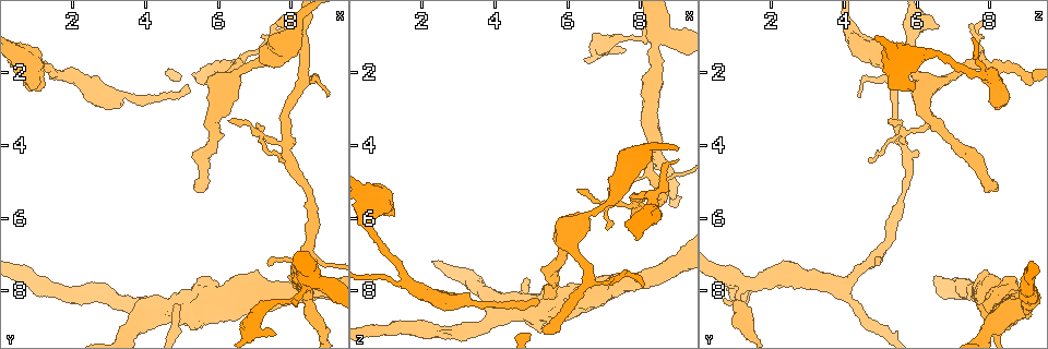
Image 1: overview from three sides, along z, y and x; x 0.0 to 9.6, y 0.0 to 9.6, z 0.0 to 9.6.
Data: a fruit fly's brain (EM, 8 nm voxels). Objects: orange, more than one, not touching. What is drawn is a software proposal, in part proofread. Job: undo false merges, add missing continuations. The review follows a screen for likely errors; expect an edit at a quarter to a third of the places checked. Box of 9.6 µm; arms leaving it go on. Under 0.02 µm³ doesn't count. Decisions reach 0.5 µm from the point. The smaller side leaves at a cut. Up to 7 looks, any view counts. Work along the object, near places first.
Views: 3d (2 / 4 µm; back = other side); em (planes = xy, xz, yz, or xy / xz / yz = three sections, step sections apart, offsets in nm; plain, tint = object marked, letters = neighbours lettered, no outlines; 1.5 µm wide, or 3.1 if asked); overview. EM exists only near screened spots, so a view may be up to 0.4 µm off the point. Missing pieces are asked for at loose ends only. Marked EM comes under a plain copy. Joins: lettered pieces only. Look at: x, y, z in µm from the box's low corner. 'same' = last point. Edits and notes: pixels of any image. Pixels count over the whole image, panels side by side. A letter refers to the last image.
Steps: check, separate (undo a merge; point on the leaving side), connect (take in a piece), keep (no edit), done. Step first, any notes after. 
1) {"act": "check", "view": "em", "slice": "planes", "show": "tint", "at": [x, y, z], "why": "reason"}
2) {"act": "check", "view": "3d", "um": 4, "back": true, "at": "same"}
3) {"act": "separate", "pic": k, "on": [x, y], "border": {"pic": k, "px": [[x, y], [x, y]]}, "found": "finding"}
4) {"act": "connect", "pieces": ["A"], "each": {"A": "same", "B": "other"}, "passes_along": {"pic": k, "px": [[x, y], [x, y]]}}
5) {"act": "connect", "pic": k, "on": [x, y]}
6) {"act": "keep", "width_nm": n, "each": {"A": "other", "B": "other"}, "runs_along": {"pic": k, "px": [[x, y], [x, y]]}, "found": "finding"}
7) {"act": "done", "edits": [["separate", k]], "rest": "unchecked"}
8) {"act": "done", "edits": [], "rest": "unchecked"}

{"act": "check", "view": "3d", "um": 4, "at": [8.10, 0.60, 7.85], "why": "free end"}

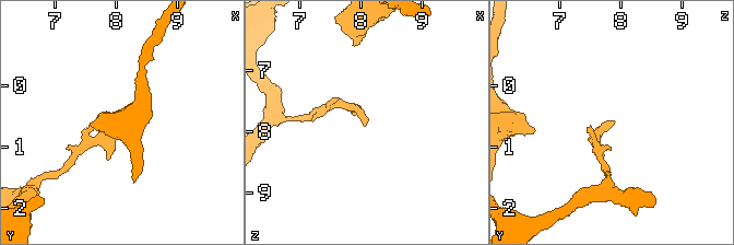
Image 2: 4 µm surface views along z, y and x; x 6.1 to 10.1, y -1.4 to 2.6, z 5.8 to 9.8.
{"act": "check", "view": "em", "slice": "planes", "show": "letters", "at": [8.05, 0.60, 7.90]}

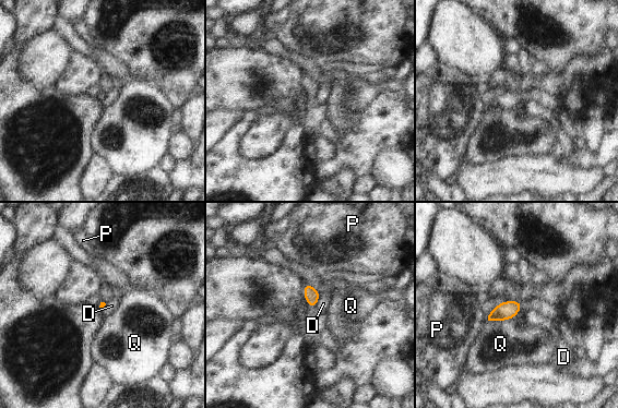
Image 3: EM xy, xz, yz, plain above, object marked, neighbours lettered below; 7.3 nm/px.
{"act": "keep", "each": {"D": "other", "P": "other", "Q": "other"}, "border": {"pic": 3, "px": [[320, 292], [313, 309]]}, "found": "no lettered piece goes on from it"}

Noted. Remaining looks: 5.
{"act": "check", "view": "em", "slice": "xz", "step": 4, "show": "tint", "at": [5.85, 3.20, 6.30], "why": "calibre changes"}

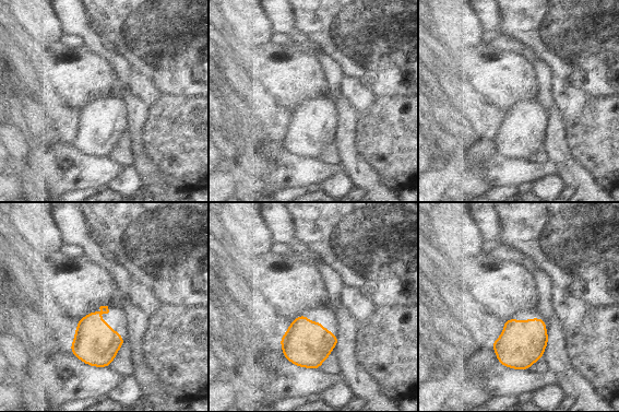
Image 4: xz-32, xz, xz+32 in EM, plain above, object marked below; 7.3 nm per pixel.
{"act": "check", "view": "em", "slice": "planes", "show": "letters", "at": "same"}

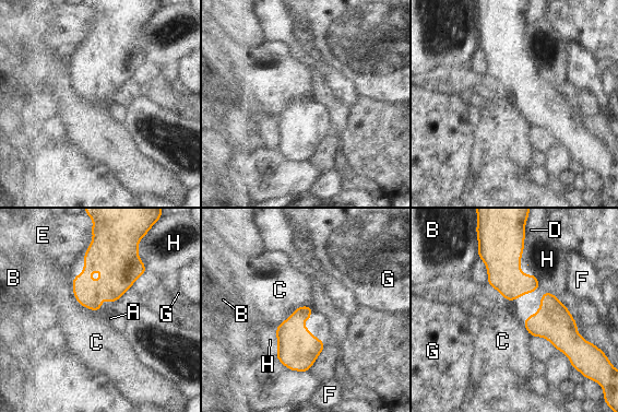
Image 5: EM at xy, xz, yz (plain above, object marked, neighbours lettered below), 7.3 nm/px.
{"act": "keep", "longest_contact_nm": ["H", 320], "each": {"A": "other", "B": "other", "C": "other", "D": "other", "E": "other", "F": "other", "G": "other", "H": "other"}, "border": {"pic": 5, "px": [[311, 305], [298, 306], [276, 326]]}, "found": "all the same neuron"}

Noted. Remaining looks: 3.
{"act": "check", "view": "3d", "um": 2, "back": true, "at": [1.50, 1.95, 7.70], "why": "calibre changes"}

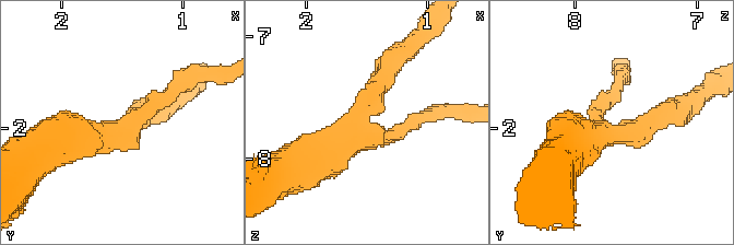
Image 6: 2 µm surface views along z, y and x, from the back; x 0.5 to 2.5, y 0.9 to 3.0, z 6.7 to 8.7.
{"act": "check", "view": "em", "slice": "planes", "show": "letters", "at": [1.52, 1.98, 7.72]}

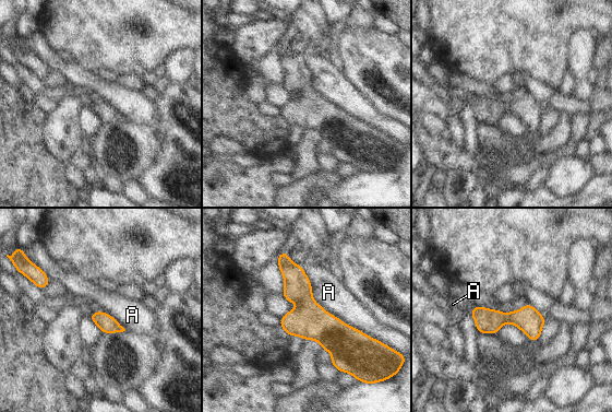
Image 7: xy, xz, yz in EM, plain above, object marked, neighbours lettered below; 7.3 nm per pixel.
{"act": "keep", "width_nm": 140, "each": {"A": "other"}, "found": "one neuron here"}

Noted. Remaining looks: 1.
{"act": "done", "edits": [], "rest": "unchecked"}

